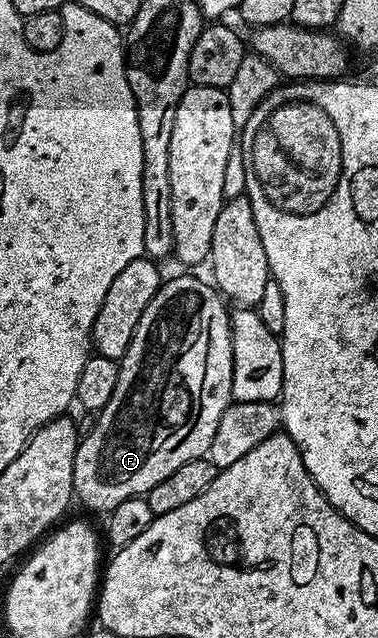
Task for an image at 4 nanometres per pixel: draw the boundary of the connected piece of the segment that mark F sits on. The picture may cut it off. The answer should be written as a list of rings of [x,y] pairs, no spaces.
[[[179,275],[176,279],[171,279],[160,286],[159,292],[149,301],[149,309],[141,317],[137,329],[133,333],[133,341],[129,349],[118,360],[119,376],[117,377],[117,389],[113,389],[113,397],[109,397],[109,405],[105,405],[103,410],[98,412],[95,424],[91,427],[91,432],[84,434],[79,440],[79,448],[75,454],[75,468],[73,477],[75,478],[75,495],[91,511],[103,511],[110,513],[121,501],[138,499],[146,496],[157,481],[165,481],[173,469],[181,469],[185,461],[202,459],[210,452],[213,445],[213,435],[217,433],[217,425],[221,422],[221,417],[226,413],[227,408],[232,406],[231,386],[233,385],[233,373],[231,372],[231,317],[228,304],[222,295],[206,278],[198,279],[195,275]]]

